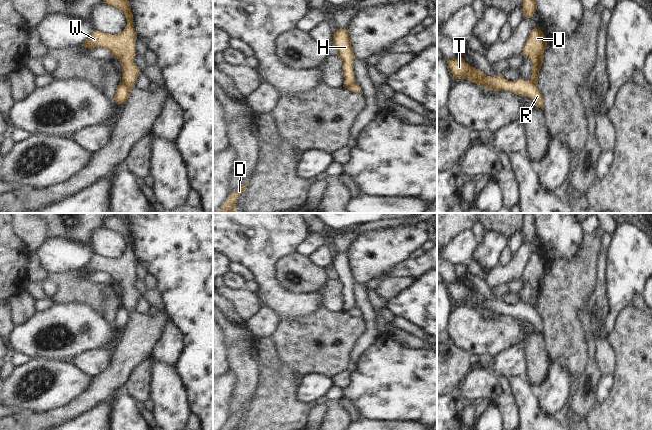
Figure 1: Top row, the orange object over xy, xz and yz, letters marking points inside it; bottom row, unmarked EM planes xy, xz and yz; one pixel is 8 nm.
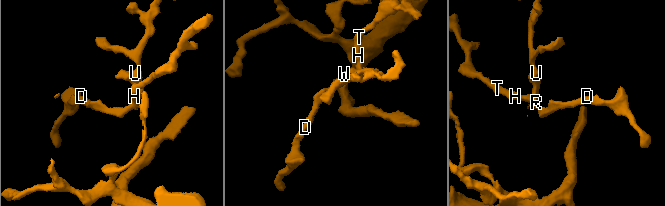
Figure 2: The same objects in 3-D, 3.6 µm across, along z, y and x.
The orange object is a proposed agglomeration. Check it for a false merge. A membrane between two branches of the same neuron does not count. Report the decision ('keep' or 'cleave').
cleave

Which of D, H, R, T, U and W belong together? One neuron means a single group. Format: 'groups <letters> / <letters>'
groups D H R T / U W

